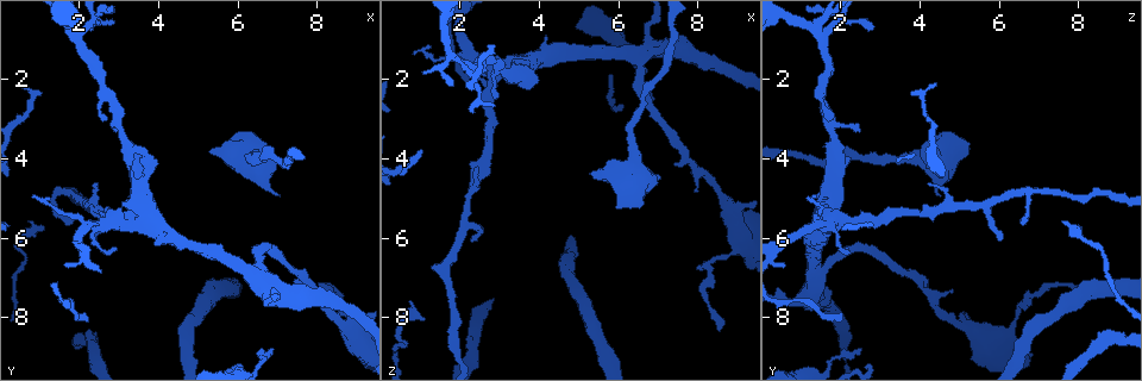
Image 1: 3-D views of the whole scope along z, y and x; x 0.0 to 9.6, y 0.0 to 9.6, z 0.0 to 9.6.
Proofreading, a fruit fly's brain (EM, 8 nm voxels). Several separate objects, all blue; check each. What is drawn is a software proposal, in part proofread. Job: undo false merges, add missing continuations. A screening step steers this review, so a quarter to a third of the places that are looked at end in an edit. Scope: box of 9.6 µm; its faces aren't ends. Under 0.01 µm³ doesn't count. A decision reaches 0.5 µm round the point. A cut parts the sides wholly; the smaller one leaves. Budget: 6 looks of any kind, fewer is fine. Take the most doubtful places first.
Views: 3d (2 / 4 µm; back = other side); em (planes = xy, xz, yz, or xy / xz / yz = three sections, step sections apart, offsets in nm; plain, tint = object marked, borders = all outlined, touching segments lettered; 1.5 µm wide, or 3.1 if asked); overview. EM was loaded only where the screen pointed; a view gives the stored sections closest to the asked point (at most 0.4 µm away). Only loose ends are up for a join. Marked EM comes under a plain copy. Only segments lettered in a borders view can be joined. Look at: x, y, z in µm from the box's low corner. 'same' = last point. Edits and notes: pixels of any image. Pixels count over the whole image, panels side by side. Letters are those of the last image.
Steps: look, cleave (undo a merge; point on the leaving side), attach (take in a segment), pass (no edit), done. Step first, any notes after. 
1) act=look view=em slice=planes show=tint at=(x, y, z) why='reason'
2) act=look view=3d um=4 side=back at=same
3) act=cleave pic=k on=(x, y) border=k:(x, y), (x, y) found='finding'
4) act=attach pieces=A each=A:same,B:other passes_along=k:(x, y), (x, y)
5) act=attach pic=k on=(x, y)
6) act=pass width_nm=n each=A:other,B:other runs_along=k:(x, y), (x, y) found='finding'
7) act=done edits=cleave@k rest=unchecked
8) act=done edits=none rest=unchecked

act=look view=em slice=planes show=tint at=(6.60, 3.75, 5.15) why='free end'

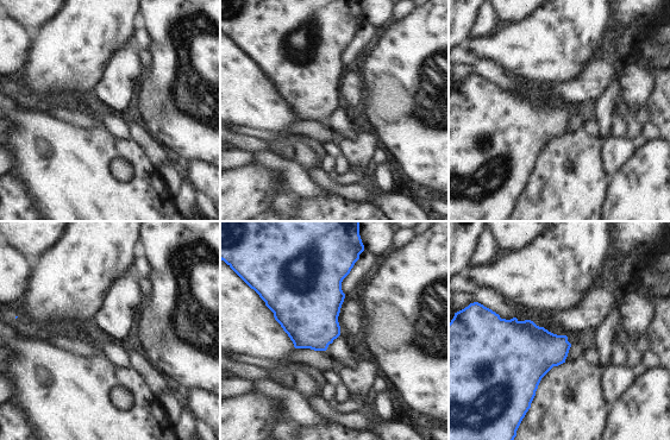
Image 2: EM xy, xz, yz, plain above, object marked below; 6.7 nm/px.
act=look view=em slice=planes show=borders at=same why='what lies round it'

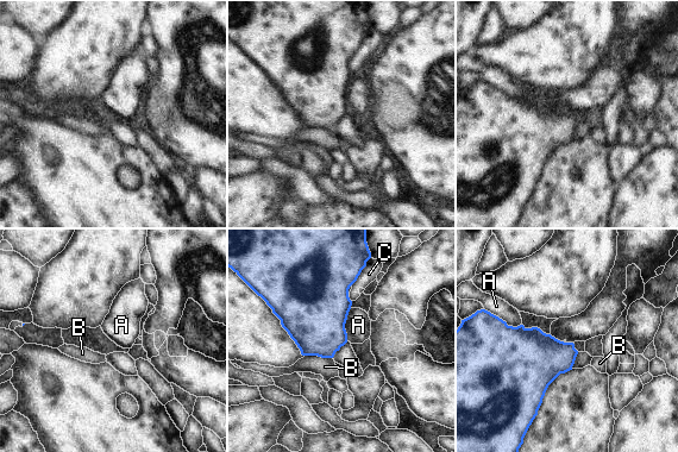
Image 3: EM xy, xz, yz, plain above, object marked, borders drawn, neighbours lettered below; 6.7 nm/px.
act=pass width_nm=260 each=A:other,B:other,C:other border=3:(351, 308), (345, 324), (346, 340) found='no lettered segment goes on from it'

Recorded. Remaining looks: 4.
act=look view=3d um=4 at=(6.90, 8.85, 2.55) why='thin end'

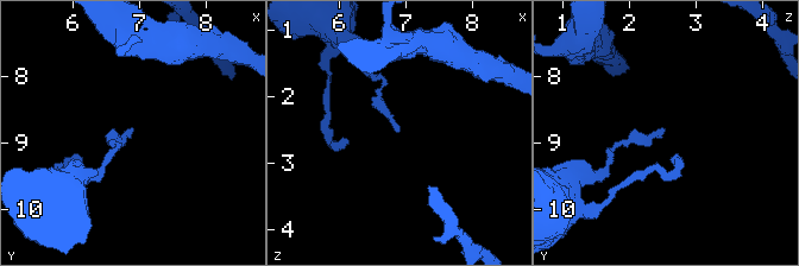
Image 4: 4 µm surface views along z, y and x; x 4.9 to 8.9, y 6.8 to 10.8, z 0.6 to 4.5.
act=look view=em slice=planes show=borders at=(6.90, 8.80, 2.55) why='shape alone is not enough'

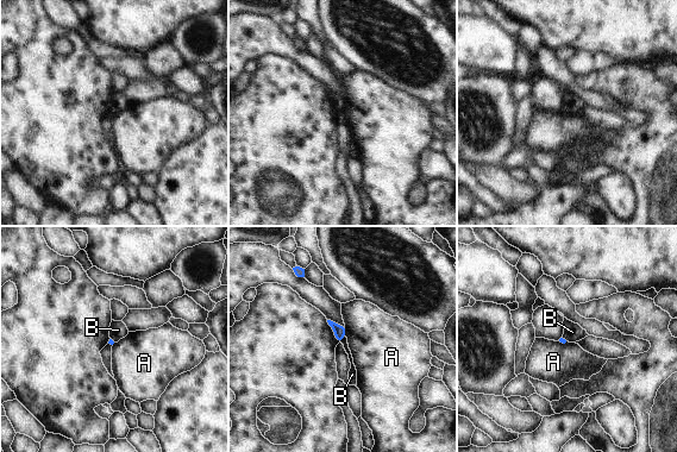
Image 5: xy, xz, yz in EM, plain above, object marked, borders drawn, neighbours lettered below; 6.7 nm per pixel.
act=pass each=A:other,B:other border=5:(344, 334), (340, 340) found='none of them fits'

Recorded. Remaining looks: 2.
act=look view=em slice=planes show=borders at=(0.85, 4.95, 1.40) why='branch stops here'

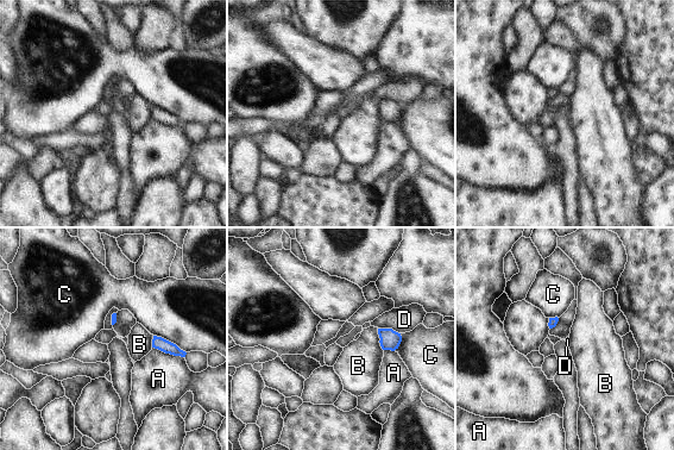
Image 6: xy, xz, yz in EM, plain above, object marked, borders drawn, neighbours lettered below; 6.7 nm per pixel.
act=pass longest_contact=C:260nm each=A:other,B:other,C:other,D:other found='none of them fits'

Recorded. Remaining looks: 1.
act=done edits=none rest=unchecked

